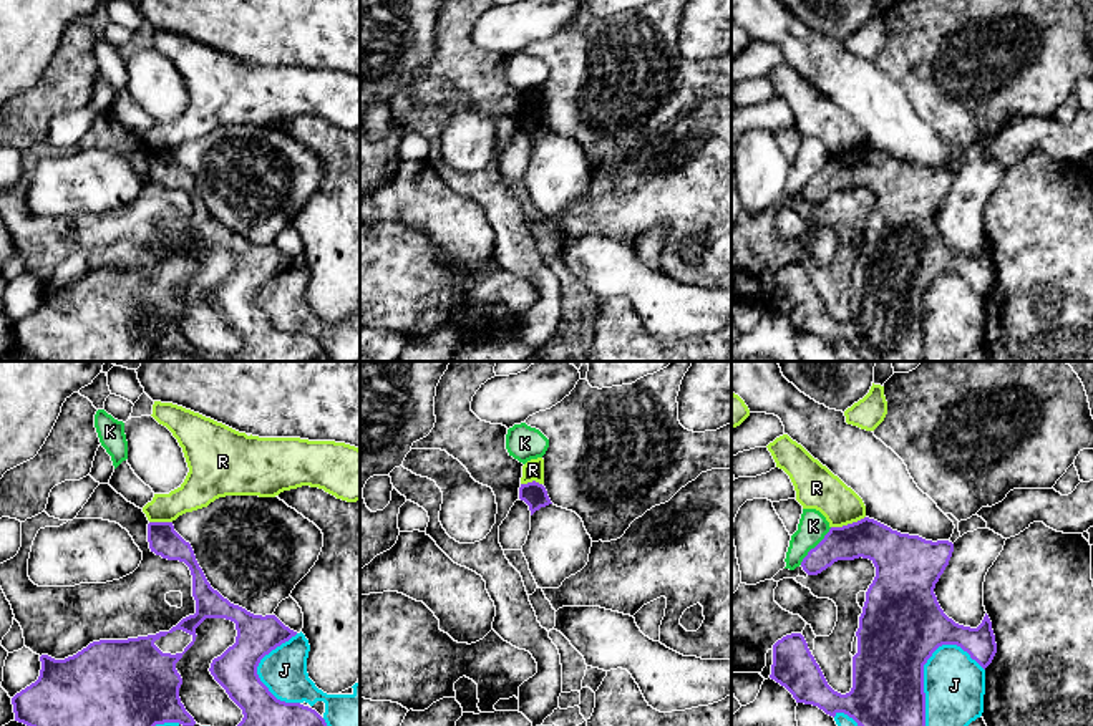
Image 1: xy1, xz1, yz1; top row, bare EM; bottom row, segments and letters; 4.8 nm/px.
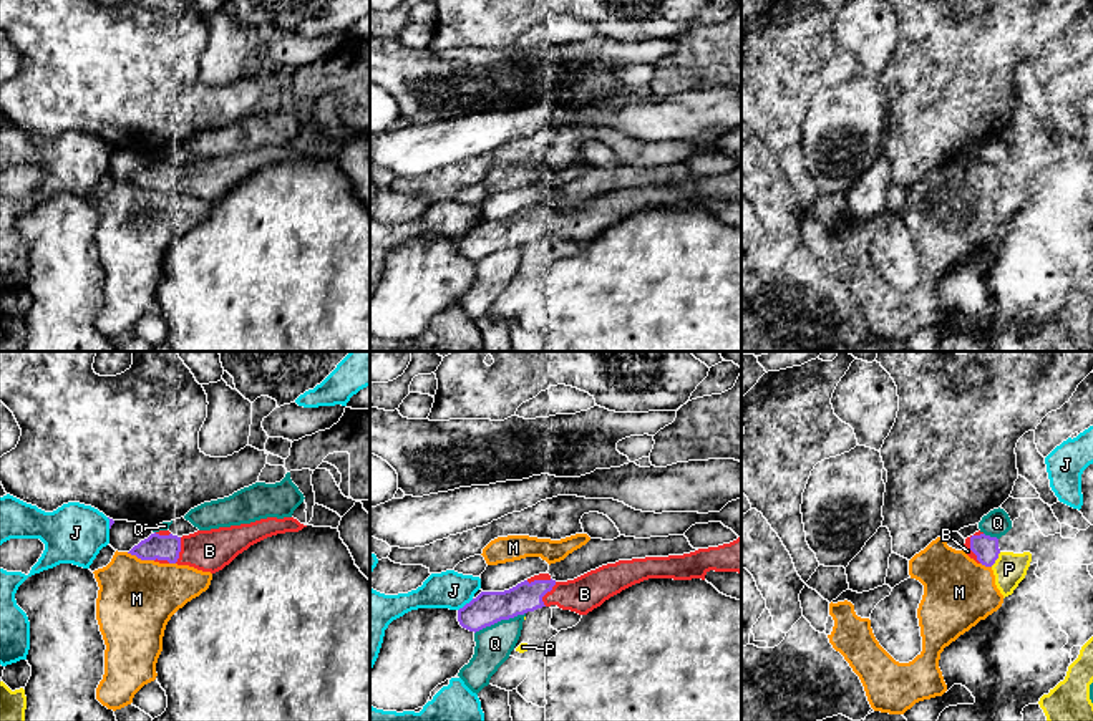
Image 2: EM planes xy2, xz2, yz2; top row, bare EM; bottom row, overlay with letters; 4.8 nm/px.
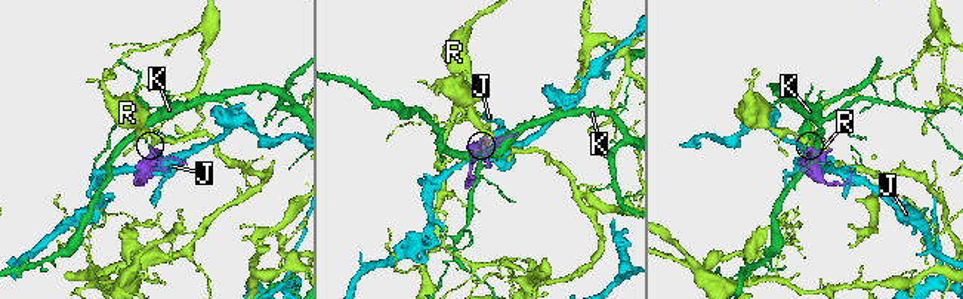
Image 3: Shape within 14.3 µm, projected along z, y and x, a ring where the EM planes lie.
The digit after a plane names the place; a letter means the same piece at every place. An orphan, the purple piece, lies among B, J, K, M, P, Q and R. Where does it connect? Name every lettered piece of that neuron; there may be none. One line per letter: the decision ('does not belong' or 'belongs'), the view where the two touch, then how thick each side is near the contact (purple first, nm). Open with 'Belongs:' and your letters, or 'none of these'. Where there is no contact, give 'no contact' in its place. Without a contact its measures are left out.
Belongs: B
B: belongs | xy2 | 130/200 nm
J: does not belong | yz1 | 380/300 nm
K: does not belong | yz1 | 190/140 nm
M: does not belong | xy2 | 130/380 nm
P: does not belong | yz2 | 120/160 nm
Q: does not belong | xz2 | 160/180 nm
R: does not belong | yz1 | 200/200 nm

